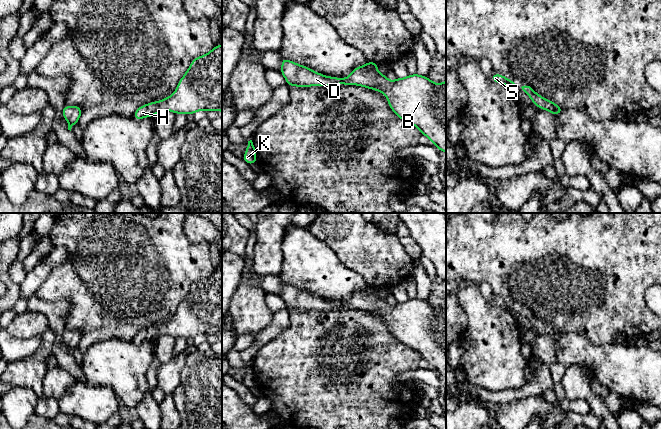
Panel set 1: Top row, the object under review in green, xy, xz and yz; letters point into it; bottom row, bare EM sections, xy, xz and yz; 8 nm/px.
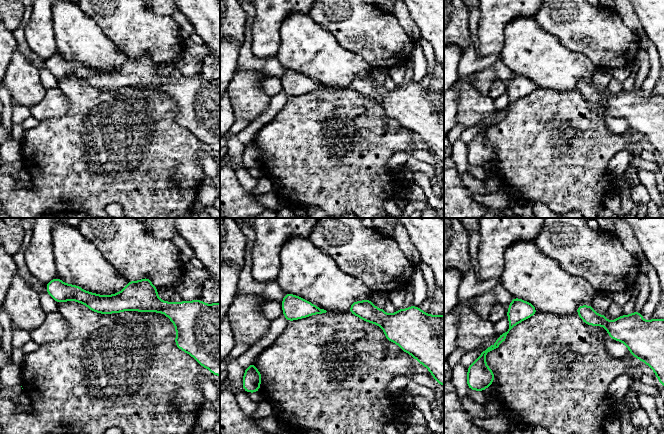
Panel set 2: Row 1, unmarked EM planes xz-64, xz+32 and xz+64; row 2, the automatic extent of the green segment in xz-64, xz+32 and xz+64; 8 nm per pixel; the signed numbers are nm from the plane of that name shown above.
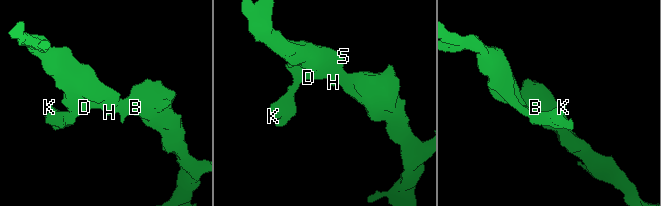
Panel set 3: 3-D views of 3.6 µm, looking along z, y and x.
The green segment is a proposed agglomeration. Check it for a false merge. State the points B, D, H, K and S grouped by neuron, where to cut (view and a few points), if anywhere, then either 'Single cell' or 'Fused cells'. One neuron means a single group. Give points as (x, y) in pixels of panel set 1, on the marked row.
Groups: B D H K S. No split. Single cell

